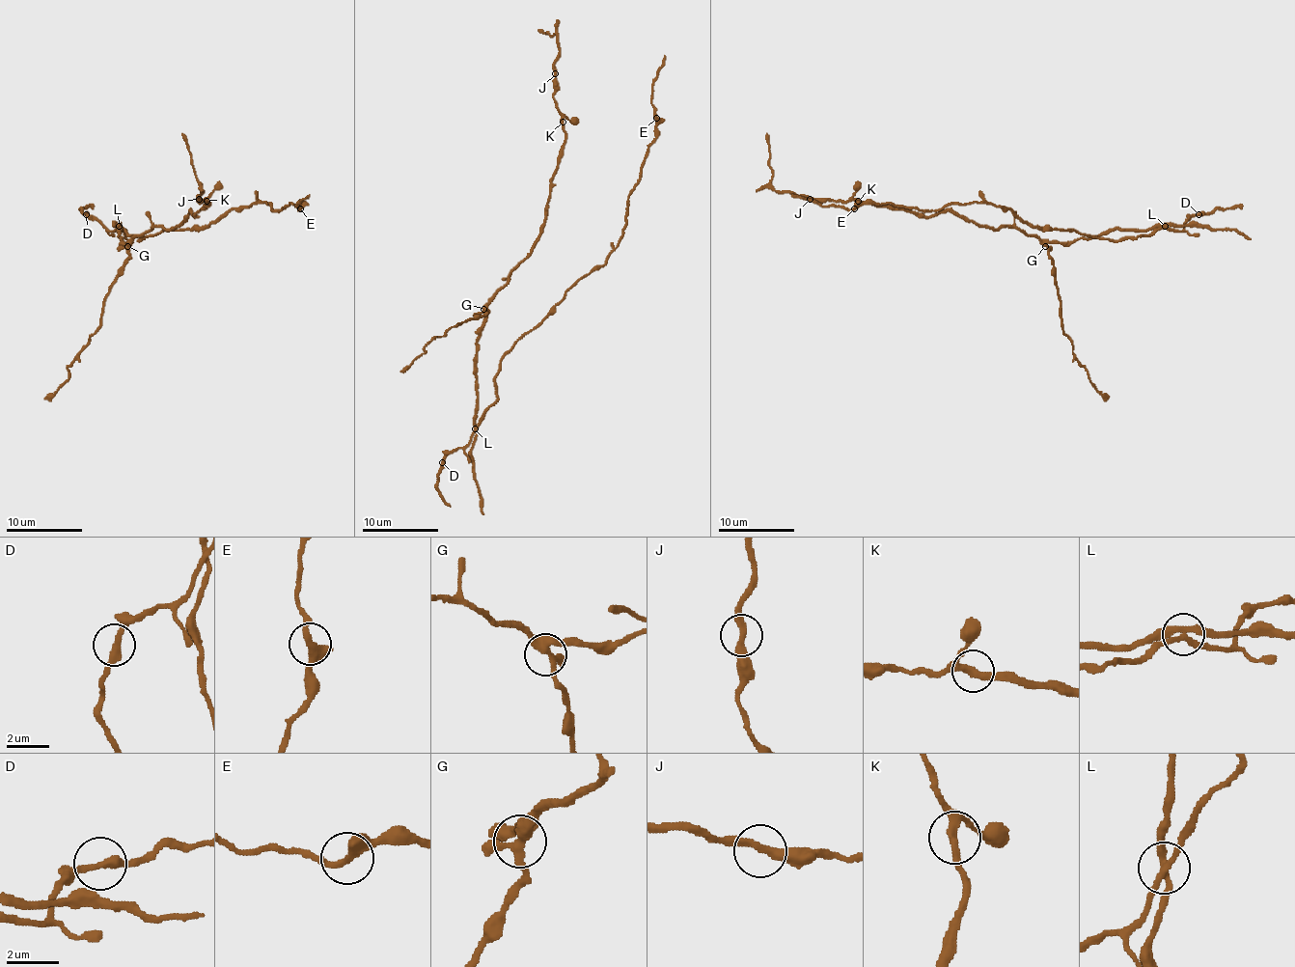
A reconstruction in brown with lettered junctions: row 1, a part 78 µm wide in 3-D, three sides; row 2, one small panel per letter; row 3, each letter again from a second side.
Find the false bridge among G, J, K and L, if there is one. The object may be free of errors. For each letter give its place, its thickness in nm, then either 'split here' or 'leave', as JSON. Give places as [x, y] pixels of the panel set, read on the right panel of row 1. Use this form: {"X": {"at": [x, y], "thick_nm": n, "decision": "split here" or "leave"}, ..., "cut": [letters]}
{"G": {"at": [1045, 246], "thick_nm": 360, "decision": "leave"}, "J": {"at": [810, 199], "thick_nm": 320, "decision": "leave"}, "K": {"at": [858, 201], "thick_nm": 280, "decision": "leave"}, "L": {"at": [1165, 226], "thick_nm": 280, "decision": "split here"}, "cut": ["L"]}

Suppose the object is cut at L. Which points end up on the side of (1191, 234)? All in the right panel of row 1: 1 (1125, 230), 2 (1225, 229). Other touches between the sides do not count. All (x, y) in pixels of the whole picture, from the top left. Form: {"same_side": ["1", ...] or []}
{"same_side": []}

